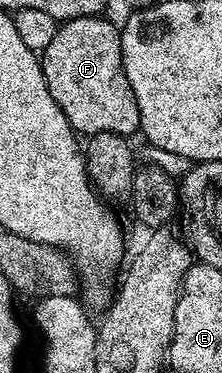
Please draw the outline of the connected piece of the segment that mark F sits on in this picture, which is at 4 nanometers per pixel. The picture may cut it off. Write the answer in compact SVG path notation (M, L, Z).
M106 16L73 18L61 23L56 36L52 36L52 44L40 51L40 57L48 92L52 92L52 100L60 104L60 112L68 116L68 124L75 132L82 136L96 132L112 132L123 136L139 133L140 108L122 63L122 31L117 25L113 26Z

